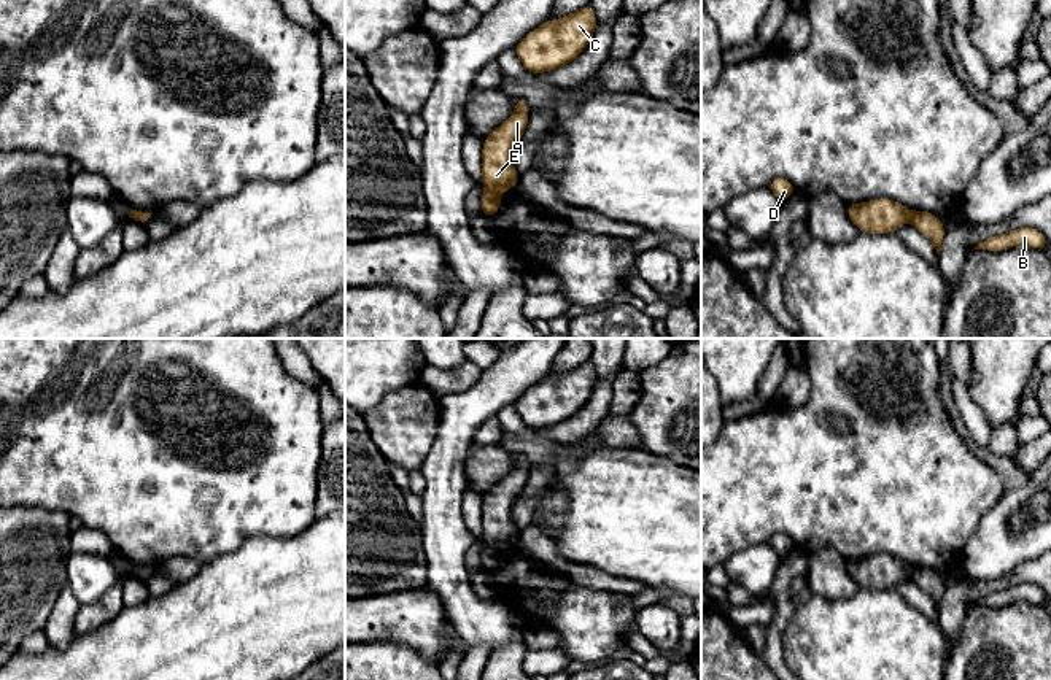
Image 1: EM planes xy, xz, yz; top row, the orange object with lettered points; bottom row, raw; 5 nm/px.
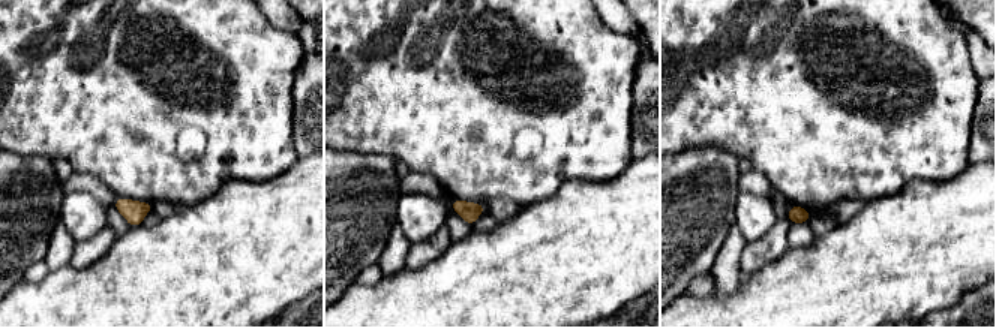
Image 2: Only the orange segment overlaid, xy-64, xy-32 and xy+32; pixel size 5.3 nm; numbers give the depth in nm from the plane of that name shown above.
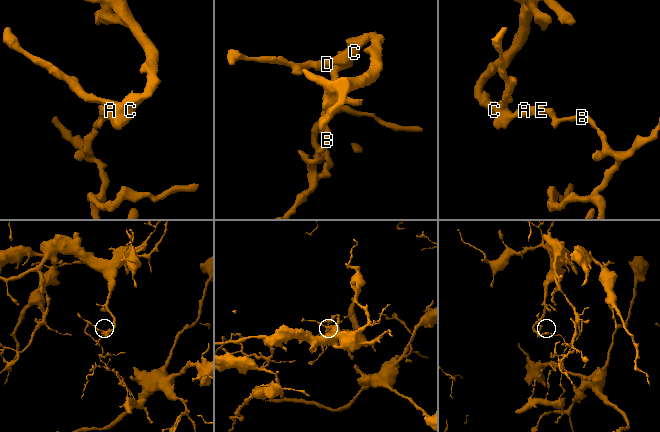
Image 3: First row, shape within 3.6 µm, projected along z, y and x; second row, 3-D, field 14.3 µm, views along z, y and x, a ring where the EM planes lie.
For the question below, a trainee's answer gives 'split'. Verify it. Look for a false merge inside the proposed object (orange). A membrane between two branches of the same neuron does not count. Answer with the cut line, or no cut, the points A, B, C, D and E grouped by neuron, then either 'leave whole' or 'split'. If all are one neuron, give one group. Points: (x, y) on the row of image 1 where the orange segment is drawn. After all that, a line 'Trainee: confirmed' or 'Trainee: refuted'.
xz (487, 188), (498, 191) | A C D E / B | split
Trainee: confirmed

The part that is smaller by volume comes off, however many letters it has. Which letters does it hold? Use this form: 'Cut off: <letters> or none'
Cut off: B

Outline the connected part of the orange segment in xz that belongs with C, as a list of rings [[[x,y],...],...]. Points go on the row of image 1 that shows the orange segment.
[[[587,5],[561,19],[545,21],[515,46],[515,54],[529,73],[566,67],[591,41],[596,16]]]

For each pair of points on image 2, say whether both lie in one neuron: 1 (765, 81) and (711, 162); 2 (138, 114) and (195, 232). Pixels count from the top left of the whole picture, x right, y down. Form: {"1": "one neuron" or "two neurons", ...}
{"1": "two neurons", "2": "two neurons"}

